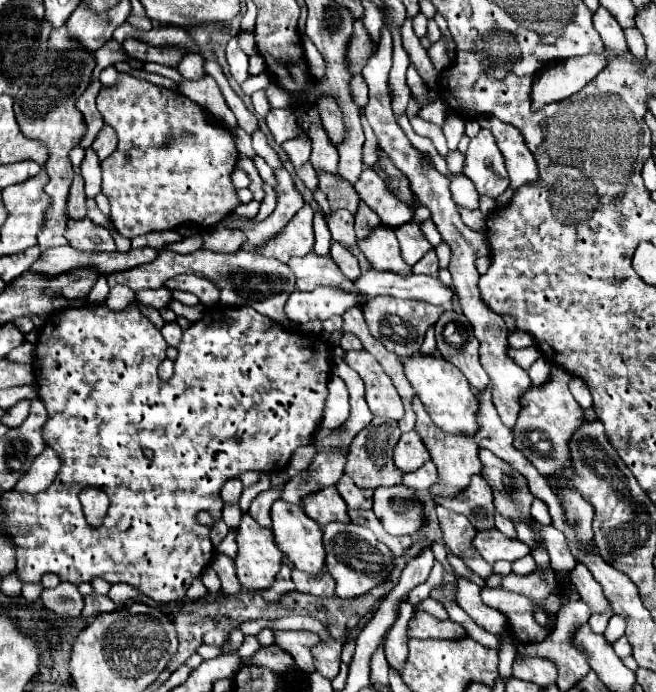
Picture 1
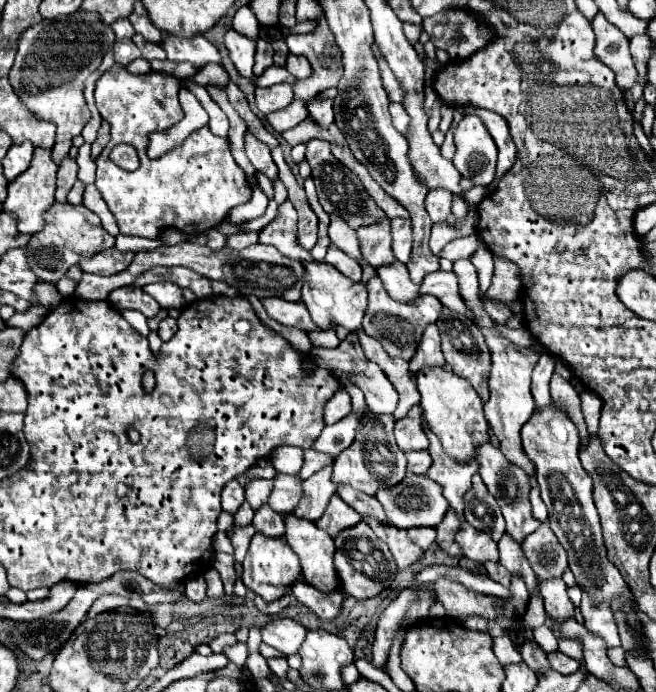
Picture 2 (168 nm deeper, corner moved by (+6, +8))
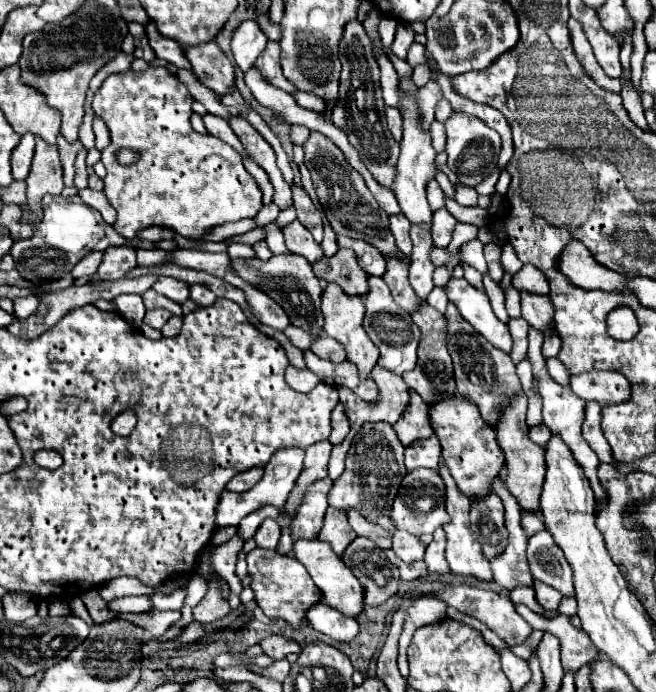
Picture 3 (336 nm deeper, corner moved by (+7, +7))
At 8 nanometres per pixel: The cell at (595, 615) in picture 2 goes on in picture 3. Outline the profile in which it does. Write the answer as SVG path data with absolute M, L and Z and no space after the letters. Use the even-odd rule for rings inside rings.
M554 616L546 620L544 630L556 632L560 638L560 650L562 650L562 666L564 670L578 670L582 664L592 662L594 658L600 658L600 650L594 646L594 642L588 638L588 634L582 628L576 628L570 620L570 616Z

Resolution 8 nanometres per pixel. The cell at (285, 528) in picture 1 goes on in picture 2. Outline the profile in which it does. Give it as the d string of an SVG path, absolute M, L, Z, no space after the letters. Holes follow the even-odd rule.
M295 515L285 517L285 539L289 547L299 555L301 567L303 567L303 579L321 589L323 593L339 591L341 579L337 577L335 565L333 565L333 549L335 541L321 529L315 527L315 523L297 519Z

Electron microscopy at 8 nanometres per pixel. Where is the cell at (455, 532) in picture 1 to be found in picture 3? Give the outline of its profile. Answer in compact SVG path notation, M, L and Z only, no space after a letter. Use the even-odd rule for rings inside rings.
M438 528L434 532L434 540L428 544L426 556L424 556L424 562L428 564L430 572L436 572L436 574L448 574L450 572L448 562L444 558L444 548L446 548L446 534L442 528Z

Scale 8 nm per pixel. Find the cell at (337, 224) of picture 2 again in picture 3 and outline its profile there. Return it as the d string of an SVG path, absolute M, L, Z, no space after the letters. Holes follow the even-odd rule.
M336 236L336 242L338 242L340 248L350 248L350 250L356 252L358 262L360 262L364 272L368 272L372 276L384 274L384 256L376 248L372 248L368 242L348 238L348 236Z

